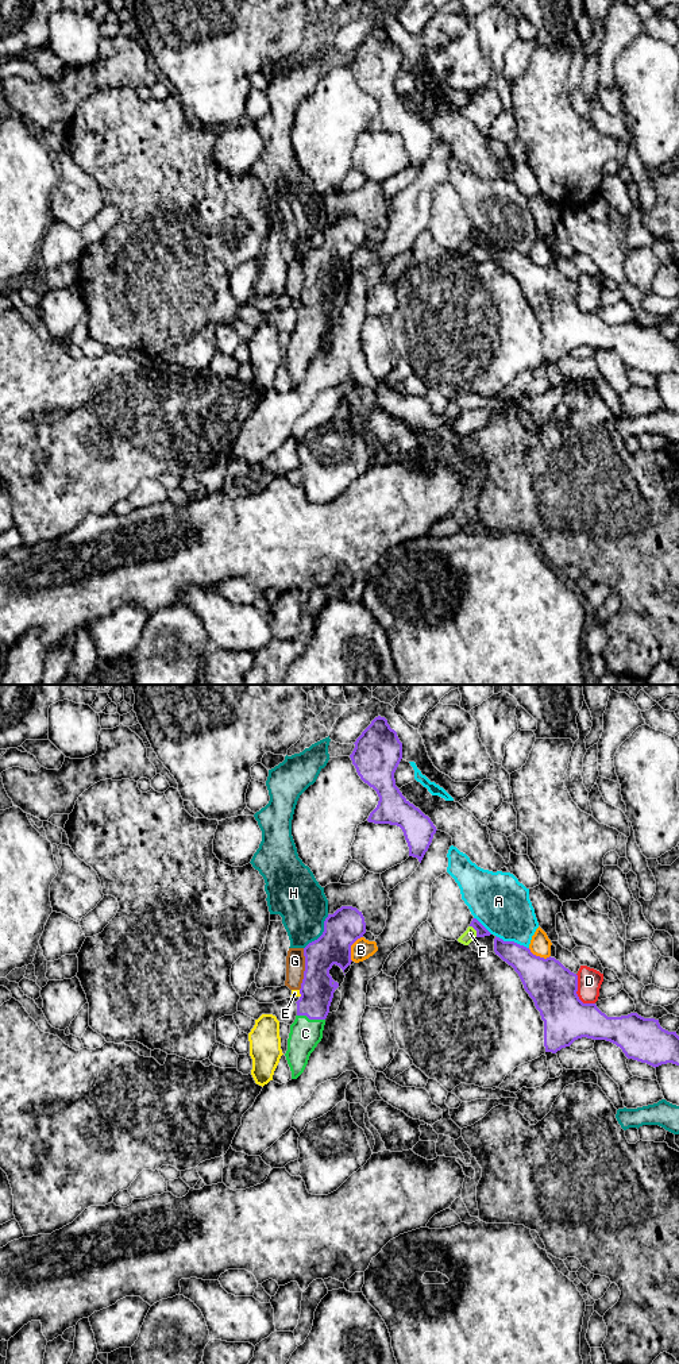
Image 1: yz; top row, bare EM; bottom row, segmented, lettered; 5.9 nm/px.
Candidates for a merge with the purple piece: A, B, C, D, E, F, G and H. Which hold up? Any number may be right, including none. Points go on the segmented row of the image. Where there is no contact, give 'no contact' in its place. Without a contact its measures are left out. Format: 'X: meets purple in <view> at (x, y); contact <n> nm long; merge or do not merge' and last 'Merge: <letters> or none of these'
A: meets purple in yz at (512, 941); contact 220 nm long; do not merge
B: meets purple in yz at (350, 948); contact 170 nm long; do not merge
C: meets purple in yz at (311, 1018); contact 170 nm long; merge
D: meets purple in yz at (577, 994); contact 220 nm long; do not merge
E: meets purple in yz at (300, 993); contact 50 nm long; do not merge
F: meets purple in yz at (475, 929); contact 80 nm long; do not merge
G: meets purple in yz at (305, 968); contact 260 nm long; do not merge
H: meets purple in yz at (323, 933); contact 260 nm long; do not merge
Merge: C

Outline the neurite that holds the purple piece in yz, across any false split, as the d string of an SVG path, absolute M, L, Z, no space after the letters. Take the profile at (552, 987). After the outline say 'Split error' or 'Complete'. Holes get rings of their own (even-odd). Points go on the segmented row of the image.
M494 939L494 952L518 974L525 991L533 999L544 1021L545 1052L556 1053L570 1047L575 1040L587 1037L606 1040L622 1049L628 1059L647 1063L652 1067L672 1063L679 1066L679 1036L676 1032L663 1029L659 1020L644 1018L637 1013L621 1017L607 1017L595 1003L583 1003L578 991L578 975L566 968L555 958L540 958L529 948L514 941Z. Complete

